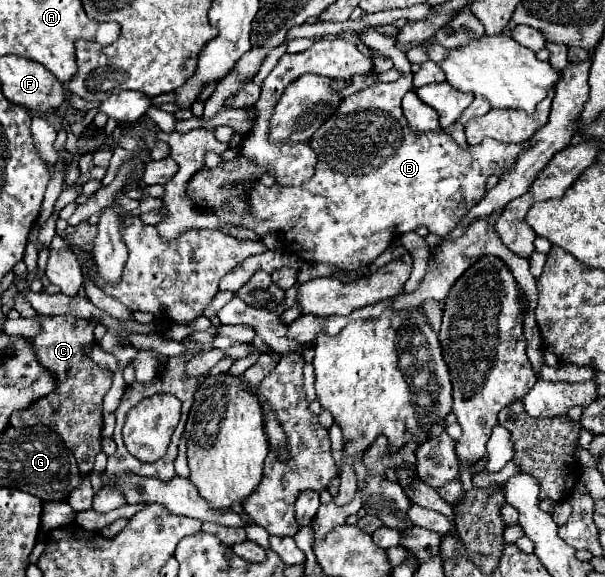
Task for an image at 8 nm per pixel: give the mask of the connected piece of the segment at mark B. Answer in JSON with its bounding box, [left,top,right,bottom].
[214,27,526,271]

